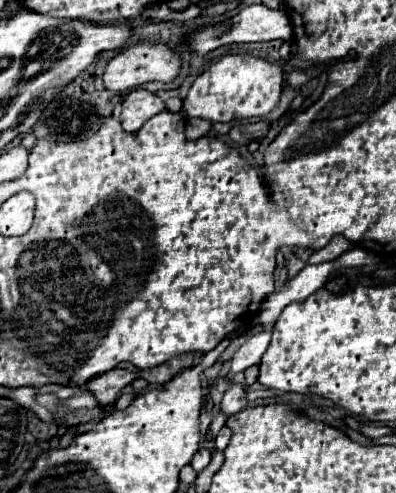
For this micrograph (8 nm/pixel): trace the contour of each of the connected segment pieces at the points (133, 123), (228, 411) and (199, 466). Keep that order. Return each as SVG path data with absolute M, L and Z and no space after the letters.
M136 88L122 100L120 122L122 122L124 130L136 132L146 120L150 120L164 108L166 108L166 104L162 102L162 98L158 98L156 94L144 90L144 88Z
M232 384L220 404L220 412L226 416L232 416L236 412L240 412L246 406L246 390L240 384Z
M200 448L200 450L194 454L194 458L192 458L190 466L194 468L194 472L196 472L196 474L200 474L200 472L208 466L208 462L210 462L210 452L208 452L208 450L204 450L204 448Z

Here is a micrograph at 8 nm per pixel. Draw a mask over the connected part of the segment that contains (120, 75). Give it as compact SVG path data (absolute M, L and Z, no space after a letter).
M154 42L136 44L132 48L126 48L124 52L116 54L106 64L106 70L104 70L104 86L110 92L122 94L122 92L128 92L128 90L144 84L144 82L152 82L152 80L170 82L170 80L176 78L178 70L180 70L180 60L178 60L178 56L172 50L168 50L168 46L154 44Z

